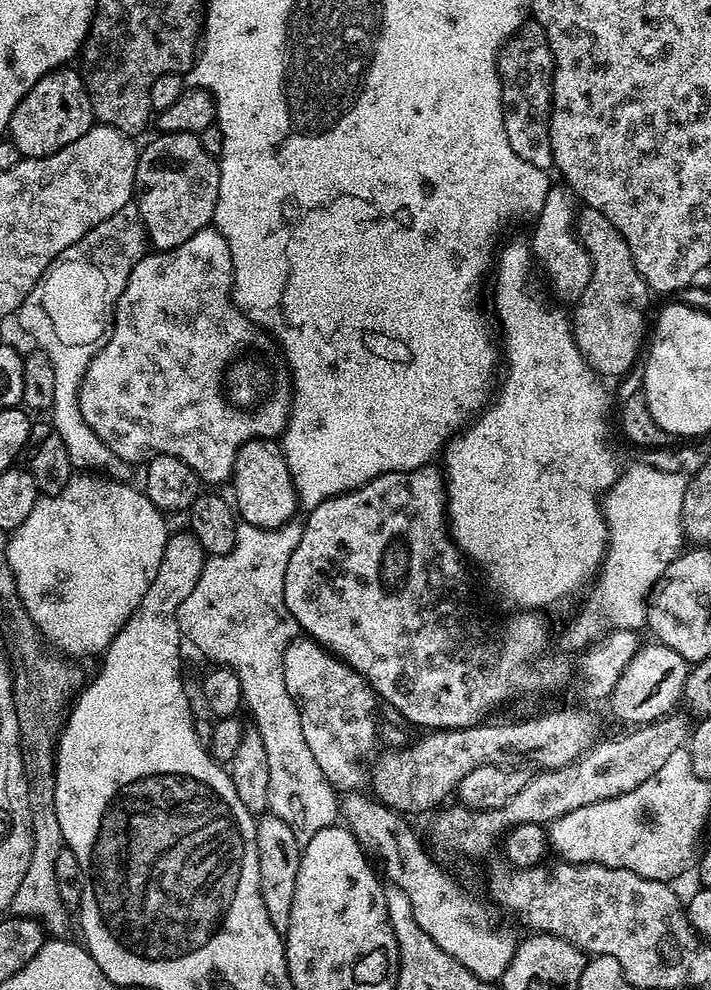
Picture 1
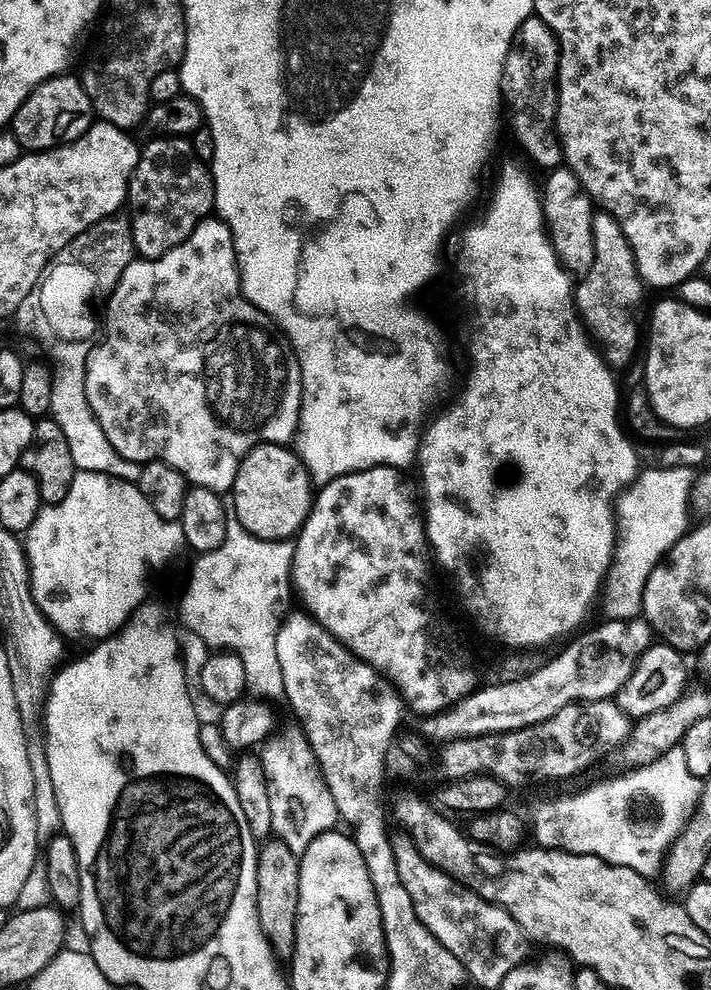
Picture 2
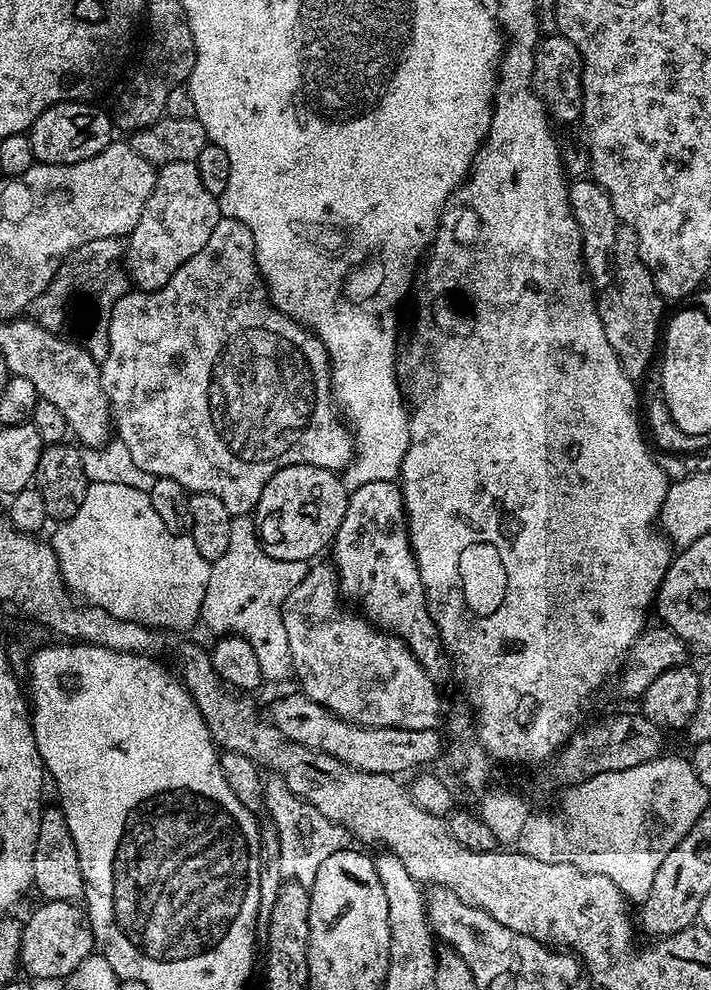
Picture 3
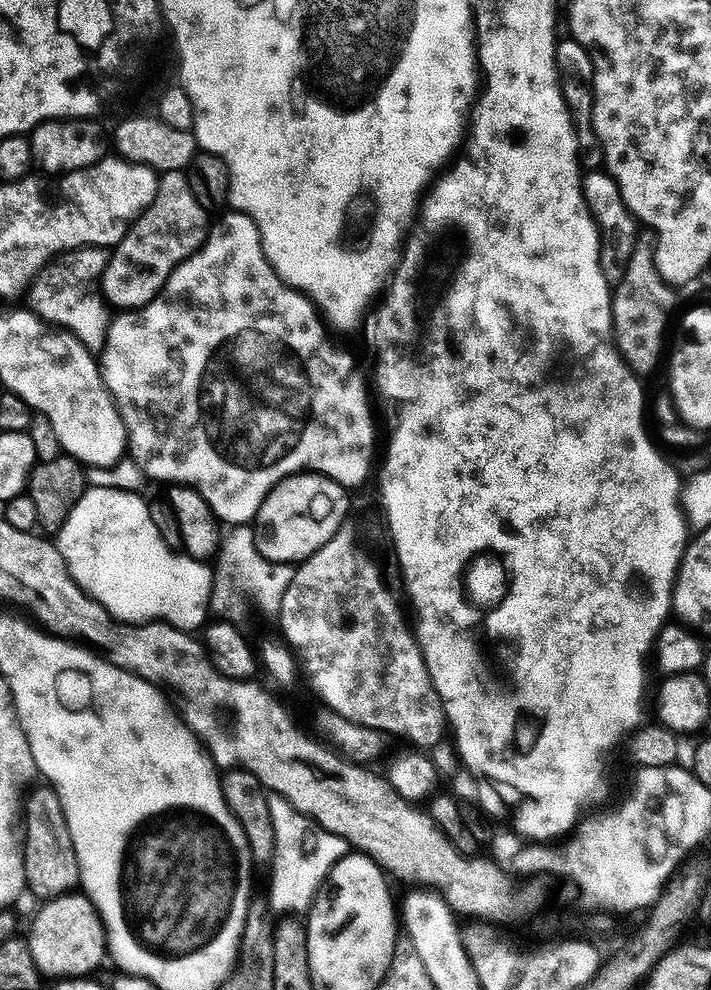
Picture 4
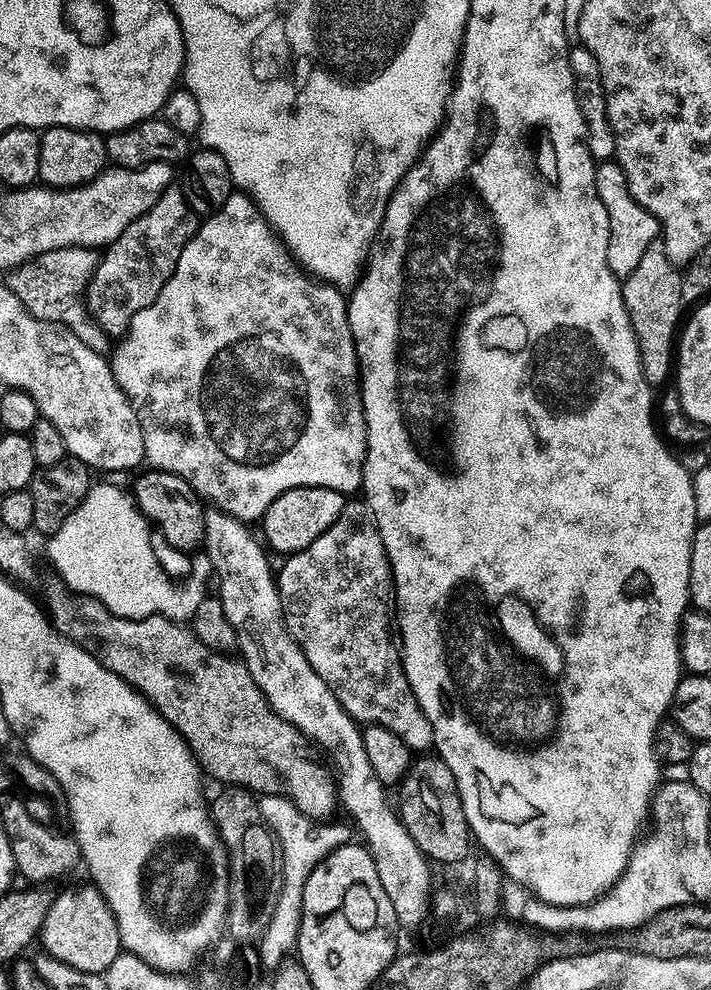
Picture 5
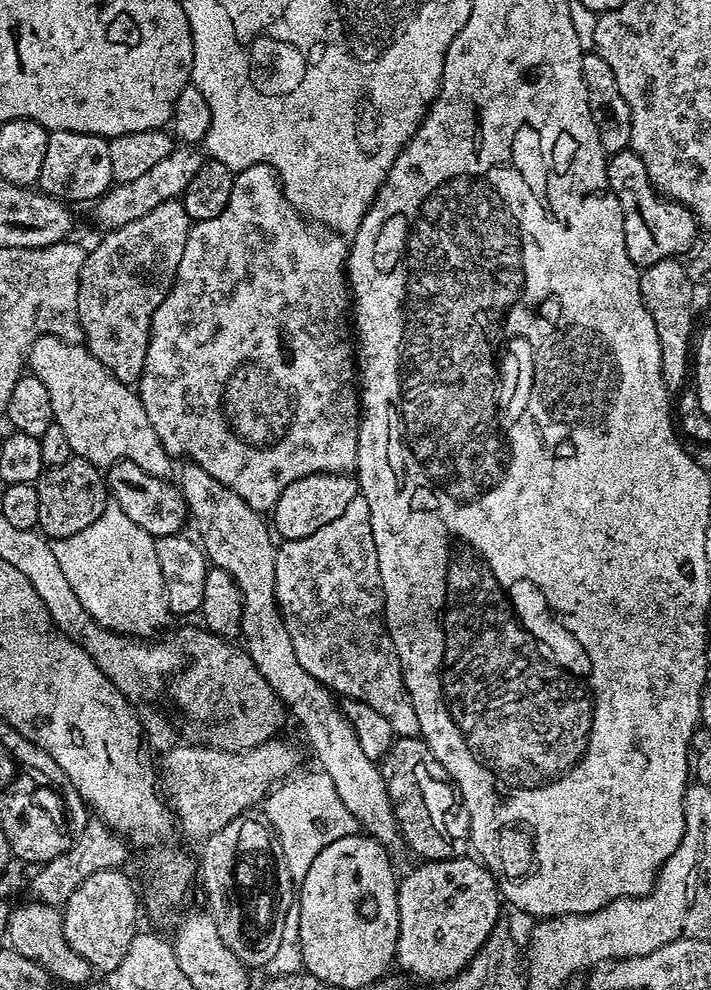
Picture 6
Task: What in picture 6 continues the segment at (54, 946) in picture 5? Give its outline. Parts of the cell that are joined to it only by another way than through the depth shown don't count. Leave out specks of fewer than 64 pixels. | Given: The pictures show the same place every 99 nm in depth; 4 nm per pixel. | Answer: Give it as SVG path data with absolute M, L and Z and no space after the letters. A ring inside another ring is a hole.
M113 870L90 874L90 878L86 878L86 882L82 882L82 886L78 886L78 890L74 890L74 894L70 894L68 901L62 905L66 942L70 944L74 954L86 958L86 962L90 962L97 973L111 974L115 970L118 962L122 962L122 954L126 954L130 942L138 931L136 925L138 892L137 889L136 892L132 889L131 882L122 873L123 871Z

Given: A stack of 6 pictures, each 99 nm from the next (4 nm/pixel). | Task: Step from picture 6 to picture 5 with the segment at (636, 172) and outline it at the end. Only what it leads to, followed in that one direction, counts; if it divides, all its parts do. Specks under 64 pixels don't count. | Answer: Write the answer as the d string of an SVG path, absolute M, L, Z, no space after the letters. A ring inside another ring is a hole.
M615 159L597 163L594 168L594 186L598 190L600 204L606 206L608 215L608 268L615 276L634 274L634 266L642 262L646 250L661 235L660 223L630 194L630 186L622 166Z

